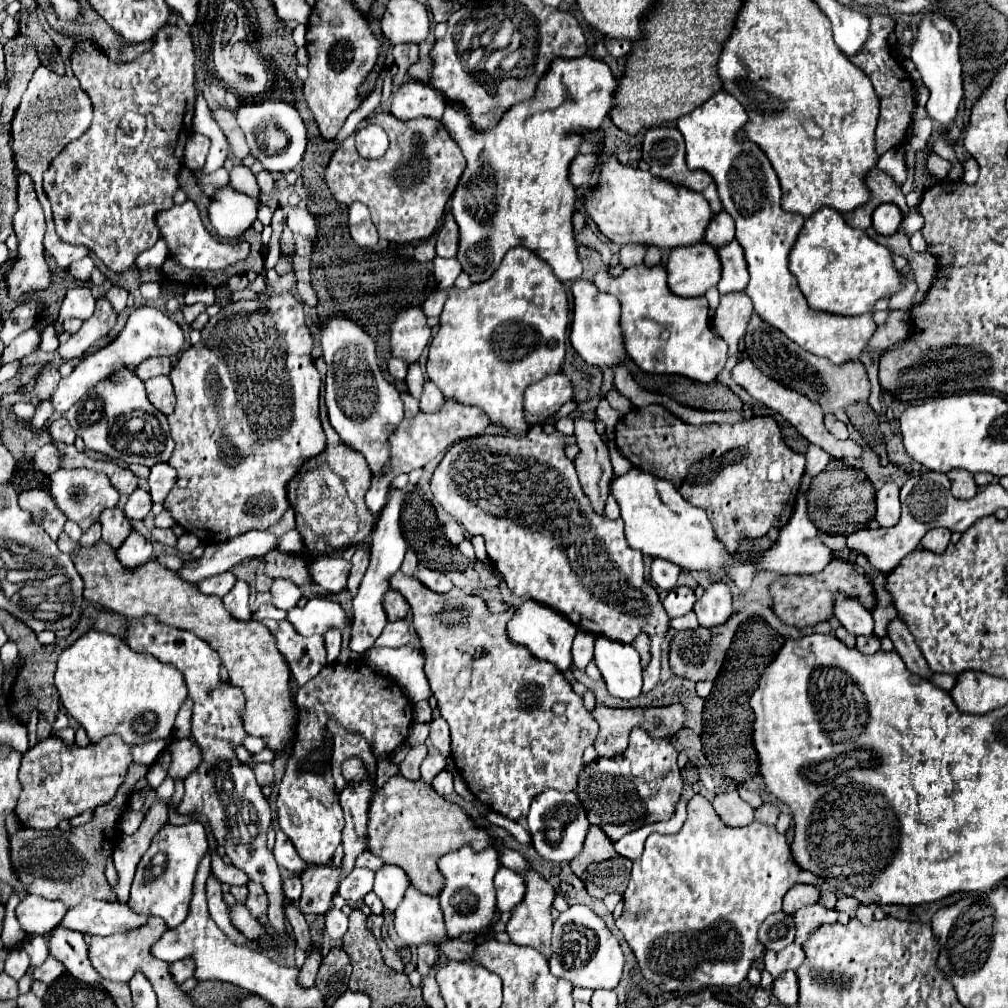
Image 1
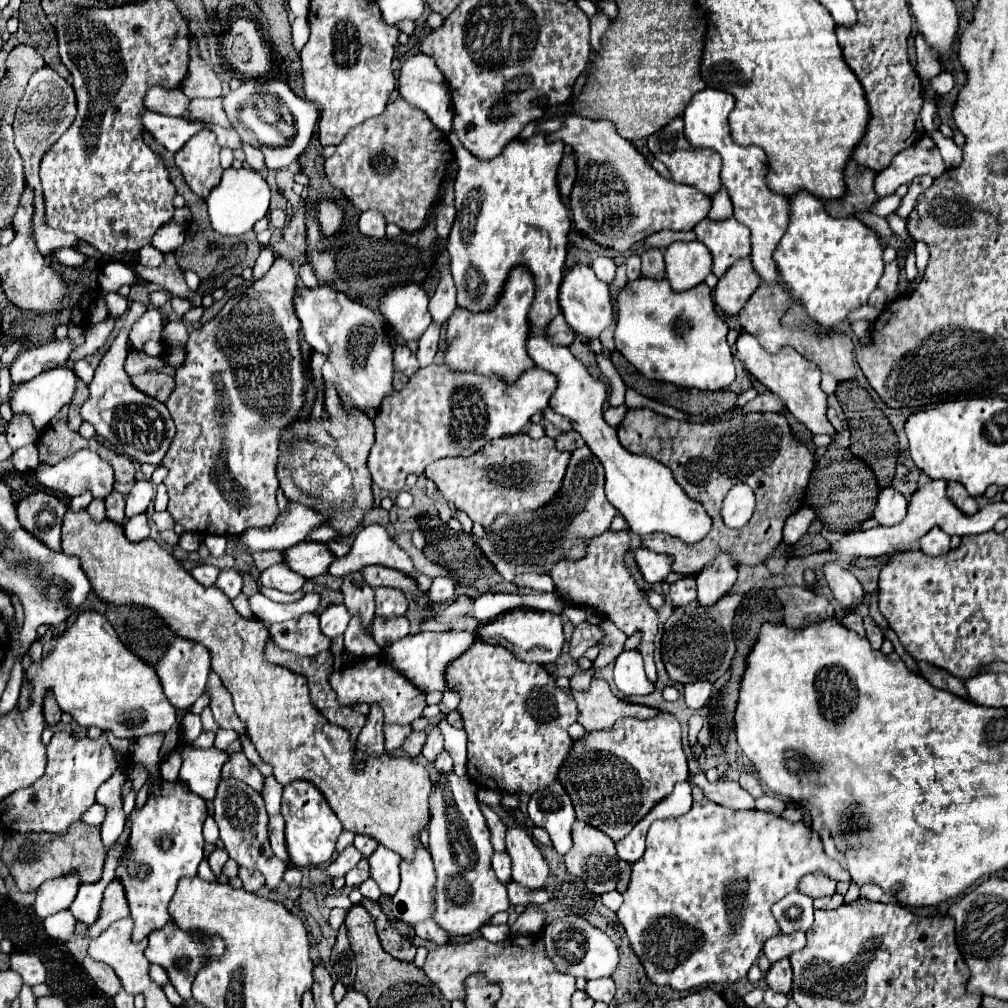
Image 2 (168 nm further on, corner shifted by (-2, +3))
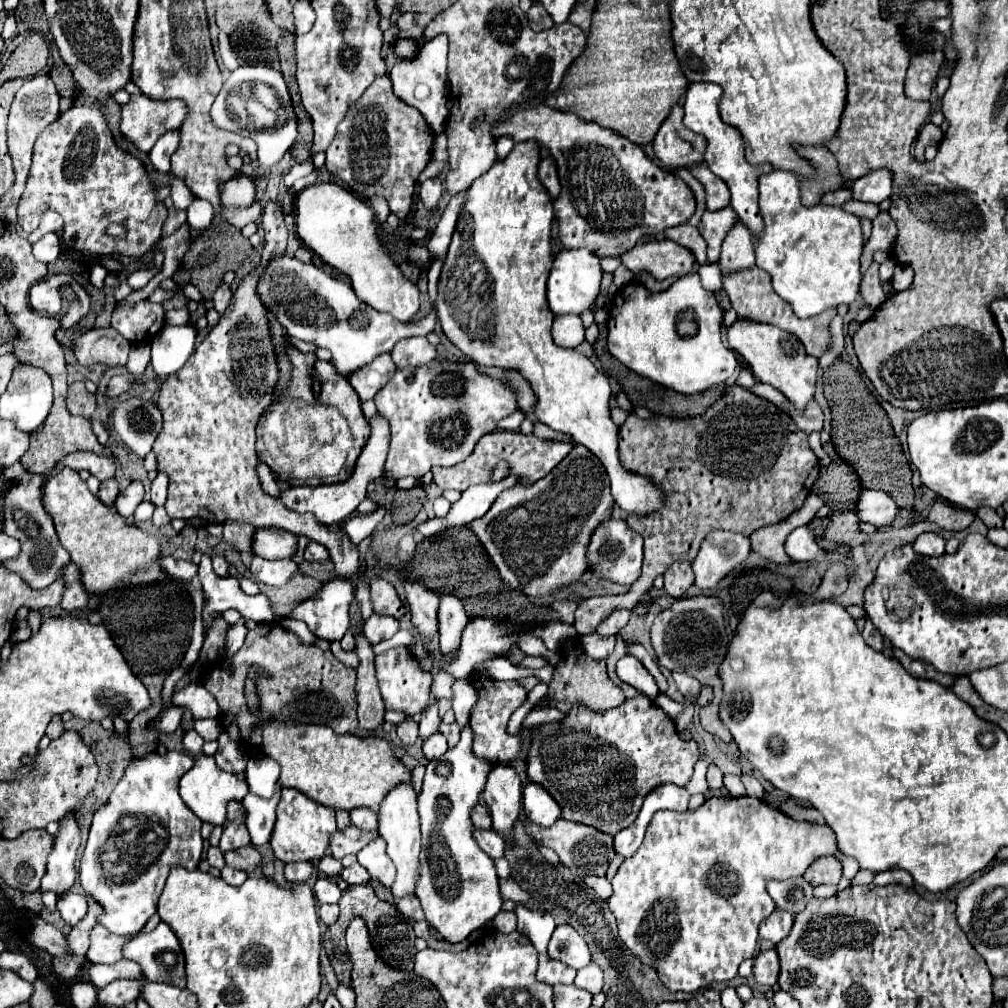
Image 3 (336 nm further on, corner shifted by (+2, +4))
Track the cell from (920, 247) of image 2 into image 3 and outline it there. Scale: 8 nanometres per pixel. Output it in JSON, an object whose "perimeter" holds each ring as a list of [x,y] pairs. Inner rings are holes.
{"perimeter":[[[897,265],[895,267],[895,273],[893,273],[893,289],[895,291],[905,291],[905,289],[909,289],[911,287],[911,283],[913,283],[913,277],[915,277],[915,273],[913,273],[913,267],[909,267],[909,265]]]}

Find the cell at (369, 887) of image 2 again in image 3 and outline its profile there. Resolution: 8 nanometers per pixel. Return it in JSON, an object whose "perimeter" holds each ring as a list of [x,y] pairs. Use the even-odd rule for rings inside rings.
{"perimeter":[[[355,863],[355,865],[351,865],[351,867],[341,871],[341,879],[347,881],[349,885],[361,885],[361,883],[369,883],[371,877],[359,863]]]}

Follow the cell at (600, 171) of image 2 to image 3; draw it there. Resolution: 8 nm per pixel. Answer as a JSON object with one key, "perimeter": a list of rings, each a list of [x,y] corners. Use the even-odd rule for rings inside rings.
{"perimeter":[[[547,105],[525,109],[493,127],[493,135],[511,135],[515,141],[535,139],[541,147],[549,147],[561,179],[561,195],[553,205],[559,223],[559,239],[565,249],[585,247],[597,257],[621,257],[643,237],[661,235],[669,227],[683,225],[695,213],[695,195],[681,179],[673,177],[661,167],[655,167],[655,163],[647,159],[639,145],[623,139],[613,129],[603,129],[597,123],[585,123],[573,113],[565,113]]]}

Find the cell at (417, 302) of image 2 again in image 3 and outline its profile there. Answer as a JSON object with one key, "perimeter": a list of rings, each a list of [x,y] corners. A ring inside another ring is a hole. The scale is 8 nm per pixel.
{"perimeter":[[[315,183],[295,199],[297,235],[325,263],[347,273],[353,291],[377,311],[387,311],[395,319],[407,323],[419,311],[419,289],[389,259],[377,239],[377,223],[373,209],[335,183]]]}

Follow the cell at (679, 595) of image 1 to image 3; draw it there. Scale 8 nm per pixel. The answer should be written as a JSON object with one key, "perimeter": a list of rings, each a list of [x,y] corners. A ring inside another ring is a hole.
{"perimeter":[[[673,563],[665,571],[665,593],[673,599],[681,599],[681,595],[693,585],[693,571],[689,563]]]}

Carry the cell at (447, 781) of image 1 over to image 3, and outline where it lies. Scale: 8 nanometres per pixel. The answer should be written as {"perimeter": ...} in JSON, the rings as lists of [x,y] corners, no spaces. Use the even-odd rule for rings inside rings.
{"perimeter":[[[435,733],[433,737],[429,737],[423,743],[423,753],[425,753],[427,761],[441,759],[441,755],[445,755],[445,751],[447,751],[447,739],[441,733]]]}

